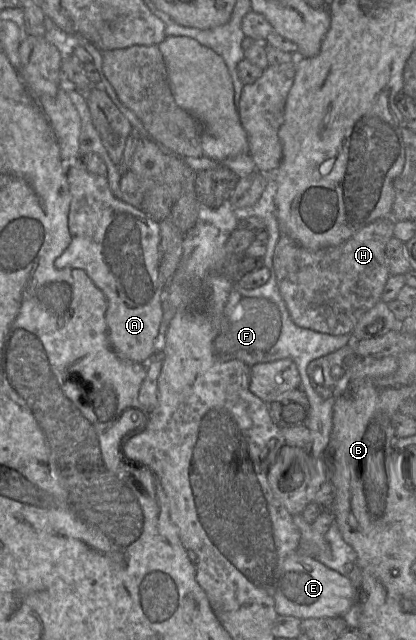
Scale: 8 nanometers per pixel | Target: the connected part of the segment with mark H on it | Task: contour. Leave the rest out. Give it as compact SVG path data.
M383 217L364 226L349 239L337 246L310 250L302 247L285 234L281 234L273 255L276 282L292 321L299 327L333 336L350 335L360 317L381 299L390 273L386 263L385 249L393 237L394 224L391 217Z

